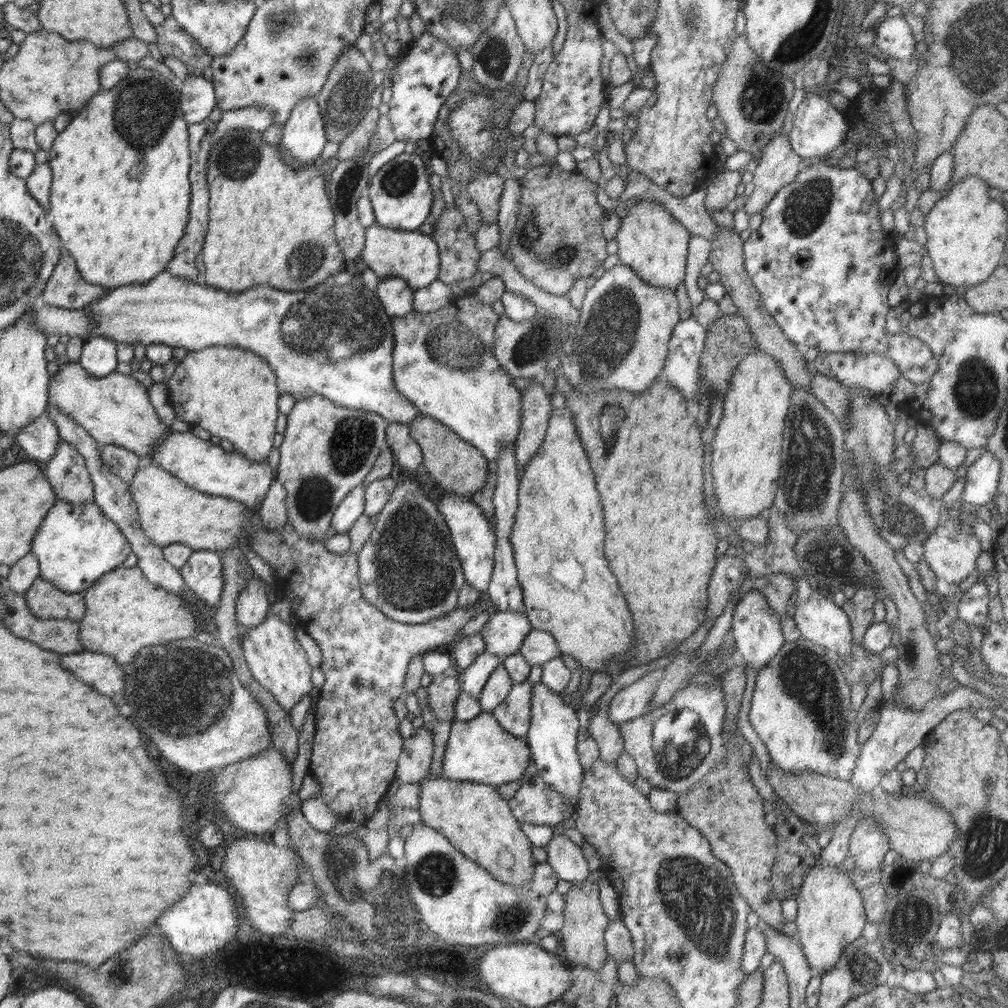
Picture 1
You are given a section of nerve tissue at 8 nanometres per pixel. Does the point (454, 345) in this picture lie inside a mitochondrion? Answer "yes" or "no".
yes

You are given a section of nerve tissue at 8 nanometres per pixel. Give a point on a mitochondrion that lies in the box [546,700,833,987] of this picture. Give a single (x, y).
(697, 895)

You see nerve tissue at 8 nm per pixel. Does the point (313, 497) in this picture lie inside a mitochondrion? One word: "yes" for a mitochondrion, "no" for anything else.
yes

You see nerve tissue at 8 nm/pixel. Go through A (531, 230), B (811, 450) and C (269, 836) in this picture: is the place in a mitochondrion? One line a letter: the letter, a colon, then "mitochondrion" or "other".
A: mitochondrion
B: mitochondrion
C: other

